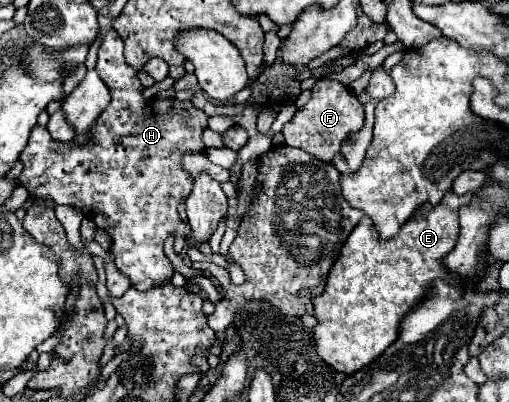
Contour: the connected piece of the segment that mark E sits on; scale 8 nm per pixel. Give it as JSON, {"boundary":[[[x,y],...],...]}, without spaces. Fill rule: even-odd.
{"boundary":[[[446,193],[440,205],[422,205],[404,225],[402,229],[390,239],[390,241],[380,241],[374,229],[374,223],[364,217],[346,243],[342,245],[340,255],[336,257],[328,277],[326,277],[326,287],[322,295],[314,297],[314,317],[318,319],[318,325],[314,327],[314,339],[316,339],[316,353],[326,361],[330,367],[334,367],[340,373],[352,375],[360,371],[364,365],[372,363],[380,353],[390,347],[396,341],[398,325],[402,317],[422,301],[426,295],[430,283],[436,277],[450,279],[450,273],[444,269],[442,259],[454,249],[458,241],[458,207],[462,207],[466,201],[472,199],[472,193],[466,193],[458,197],[456,193]]]}

